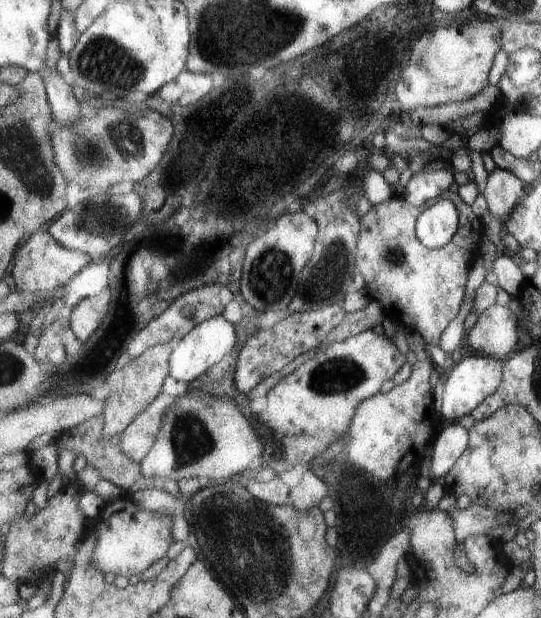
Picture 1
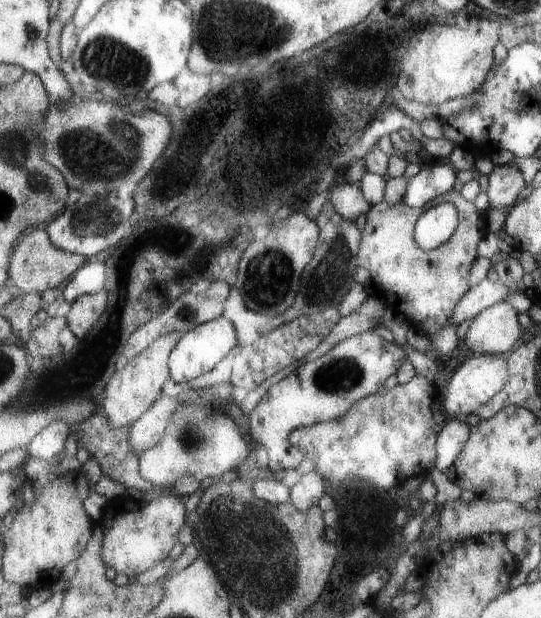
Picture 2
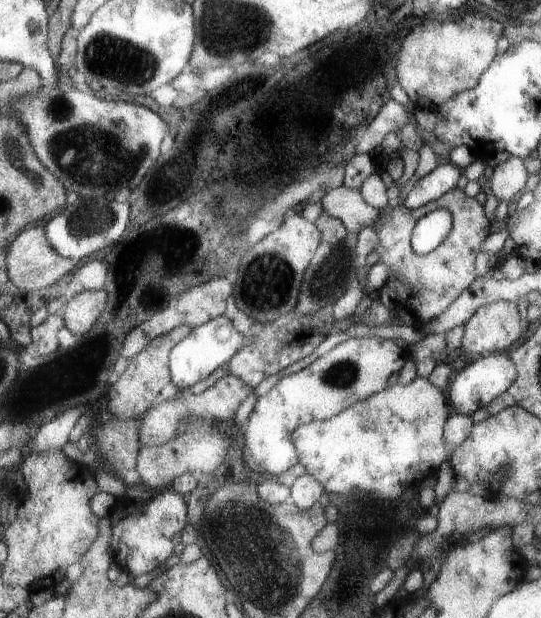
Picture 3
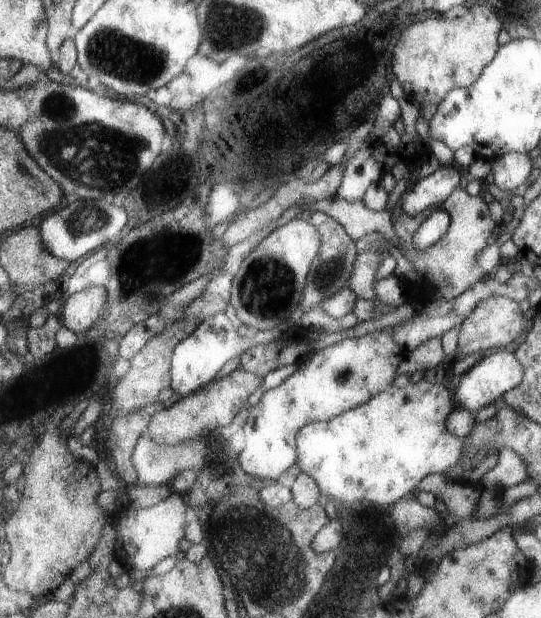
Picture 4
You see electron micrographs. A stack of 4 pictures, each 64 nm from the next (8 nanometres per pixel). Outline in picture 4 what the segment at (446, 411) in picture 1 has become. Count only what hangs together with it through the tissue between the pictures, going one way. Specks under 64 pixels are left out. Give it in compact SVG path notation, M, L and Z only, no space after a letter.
M495 350L491 354L485 354L475 366L471 366L465 374L461 374L461 380L455 388L455 404L459 408L465 408L477 414L483 406L495 404L505 394L515 390L523 380L525 380L525 366L517 358L517 354L509 350Z

